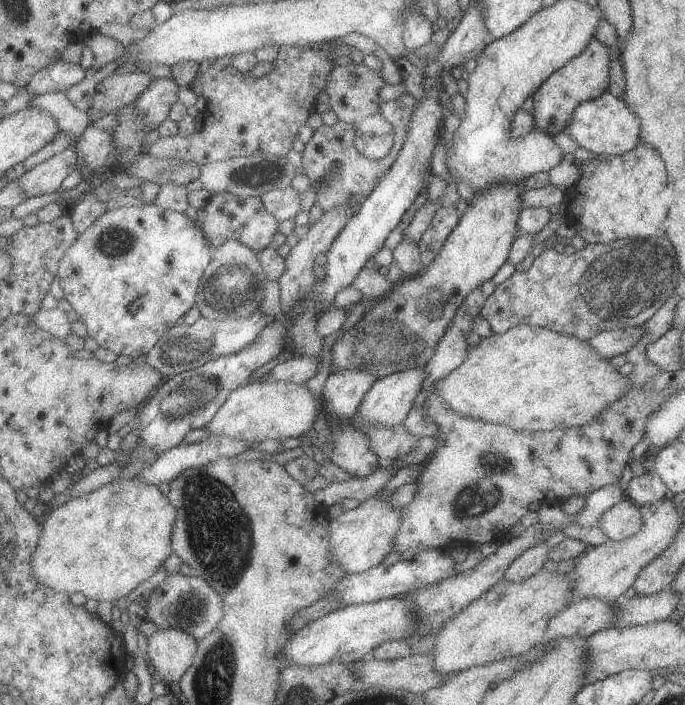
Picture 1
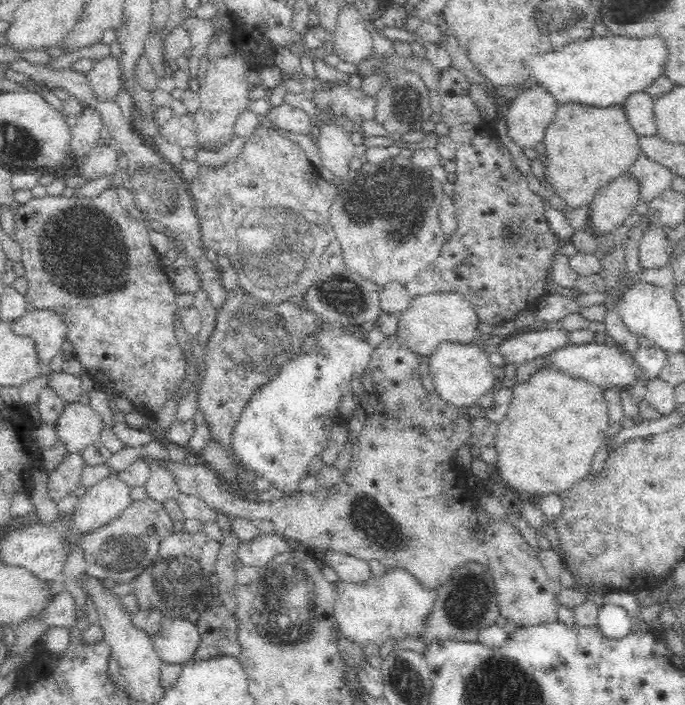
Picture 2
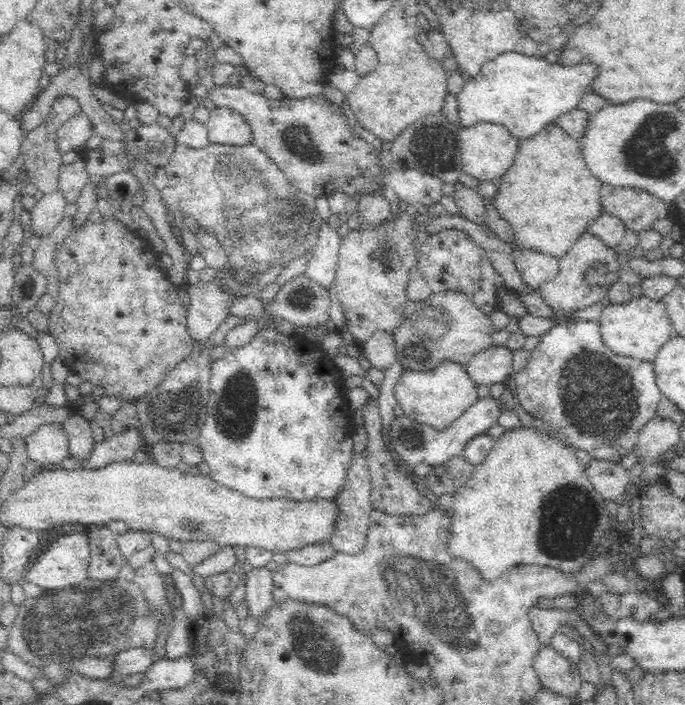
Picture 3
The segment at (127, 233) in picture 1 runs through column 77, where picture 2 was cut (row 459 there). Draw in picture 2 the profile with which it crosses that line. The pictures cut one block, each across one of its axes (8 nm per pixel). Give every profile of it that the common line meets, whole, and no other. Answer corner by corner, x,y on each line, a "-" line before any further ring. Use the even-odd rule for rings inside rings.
329,323
328,326
324,326
318,337
326,346
326,356
308,357
303,353
297,360
282,368
282,372
272,382
254,394
253,400
250,400
250,404
242,412
242,418
234,430
234,447
238,451
238,457
248,467
258,471
260,476
268,478
273,485
283,488
286,494
298,490
298,482
309,472
312,458
324,450
331,429
328,418
332,413
337,413
337,402
342,394
350,390
352,378
359,377
368,369
373,352
364,335
356,338
338,324

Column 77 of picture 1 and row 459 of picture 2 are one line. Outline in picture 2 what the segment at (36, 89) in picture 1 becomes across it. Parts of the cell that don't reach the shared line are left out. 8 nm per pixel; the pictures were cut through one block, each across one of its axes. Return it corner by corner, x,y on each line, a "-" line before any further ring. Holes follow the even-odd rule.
69,452
55,469
49,470
48,488
53,501
58,502
64,496
74,494
74,490
81,484
82,470
86,465
82,453

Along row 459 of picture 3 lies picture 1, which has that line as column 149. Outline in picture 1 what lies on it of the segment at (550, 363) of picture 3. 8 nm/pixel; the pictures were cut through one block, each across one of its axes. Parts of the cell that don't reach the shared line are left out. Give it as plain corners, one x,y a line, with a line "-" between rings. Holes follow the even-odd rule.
174,574
168,577
154,590
154,596
150,598
150,610
148,619
156,622
158,628
168,630
170,628
182,628
187,630
200,642
212,632
218,630
220,622
224,620
226,602
214,586
202,577
195,575

